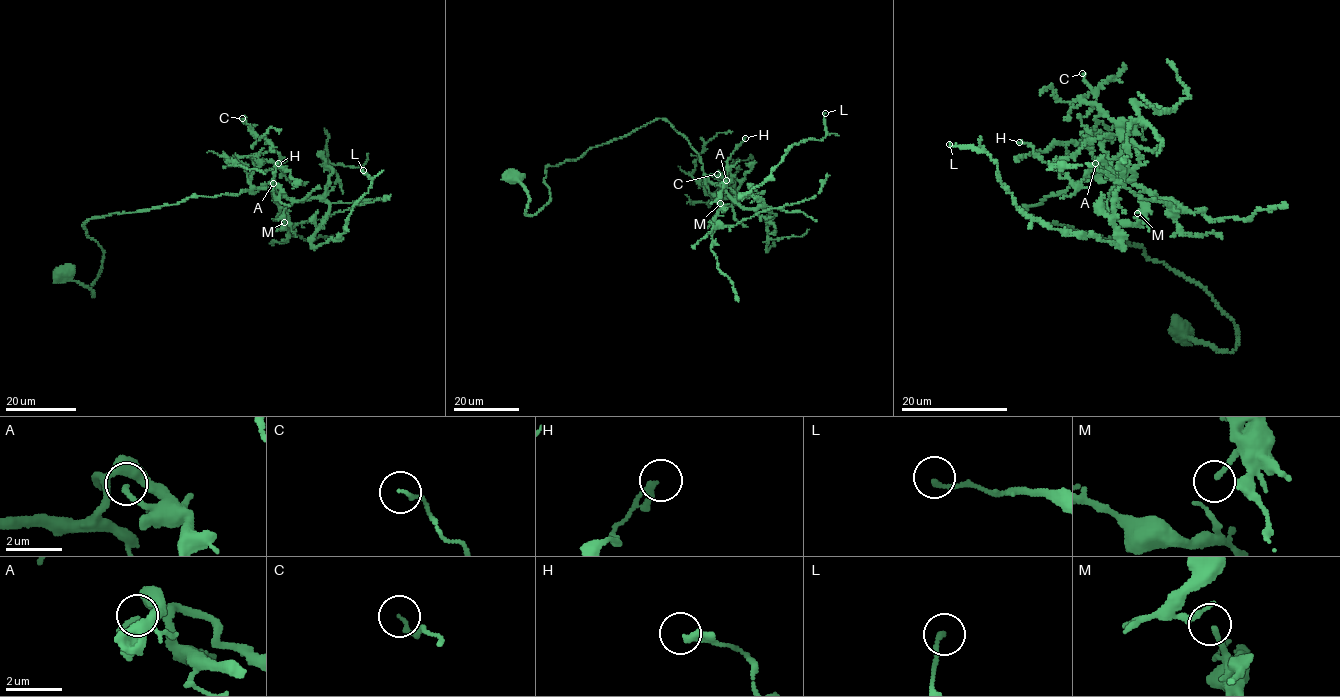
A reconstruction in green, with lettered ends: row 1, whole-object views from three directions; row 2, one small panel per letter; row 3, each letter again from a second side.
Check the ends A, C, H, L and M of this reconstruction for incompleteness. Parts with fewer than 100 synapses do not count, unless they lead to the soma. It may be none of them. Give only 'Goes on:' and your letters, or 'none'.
Goes on: none

